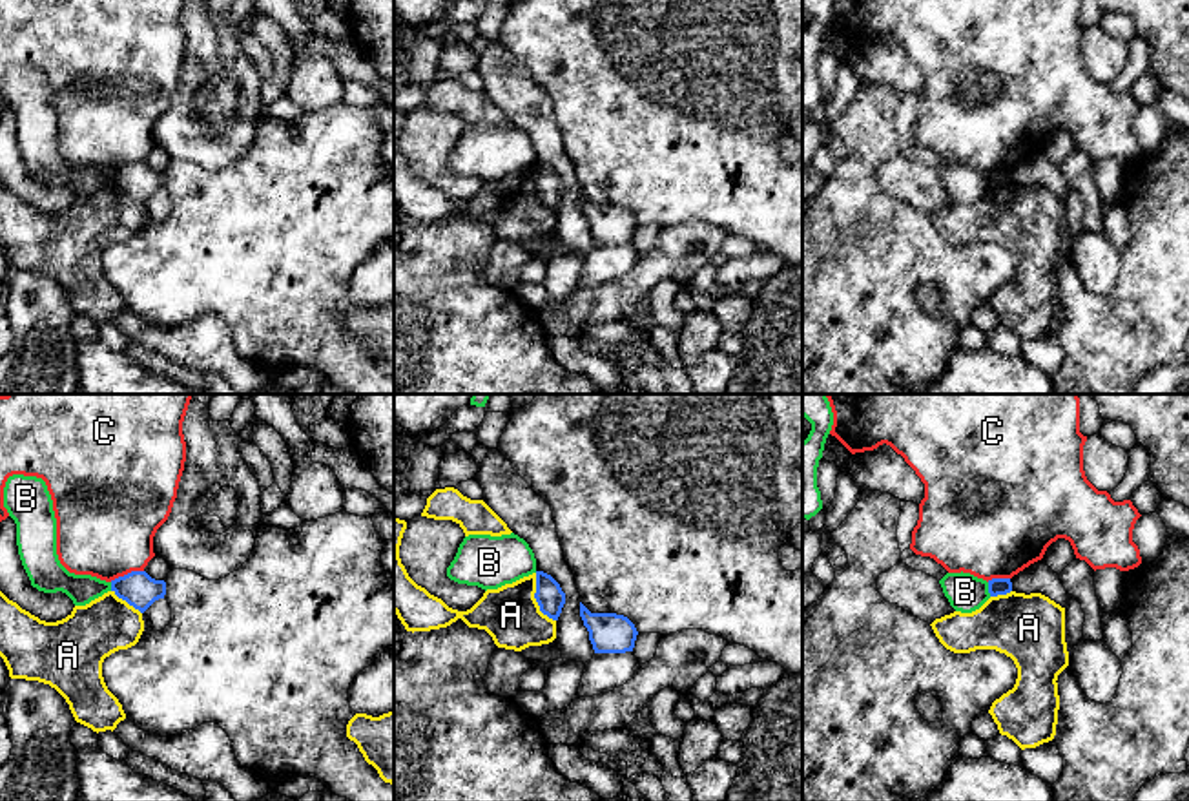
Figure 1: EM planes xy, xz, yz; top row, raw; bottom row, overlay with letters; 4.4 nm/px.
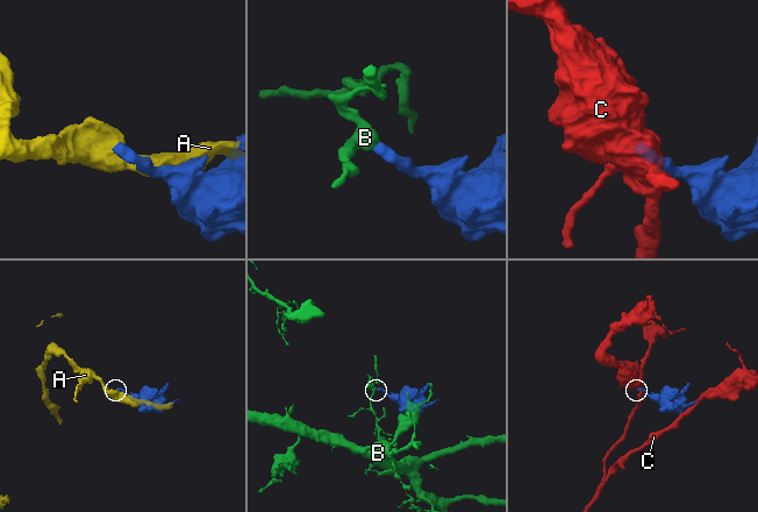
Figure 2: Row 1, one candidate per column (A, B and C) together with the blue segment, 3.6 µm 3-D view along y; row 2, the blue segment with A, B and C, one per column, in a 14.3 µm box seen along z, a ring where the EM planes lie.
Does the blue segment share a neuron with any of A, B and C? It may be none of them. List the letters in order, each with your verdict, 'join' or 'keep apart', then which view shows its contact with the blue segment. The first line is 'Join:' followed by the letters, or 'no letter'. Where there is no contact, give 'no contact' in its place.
Join: no letter
A: keep apart | xz
B: keep apart | yz
C: keep apart | xy

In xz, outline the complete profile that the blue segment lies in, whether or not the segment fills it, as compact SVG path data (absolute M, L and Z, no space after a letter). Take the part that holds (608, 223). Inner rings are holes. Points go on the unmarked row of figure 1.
M582 193L580 208L589 223L594 244L633 243L638 223L627 208L616 204L591 204Z

